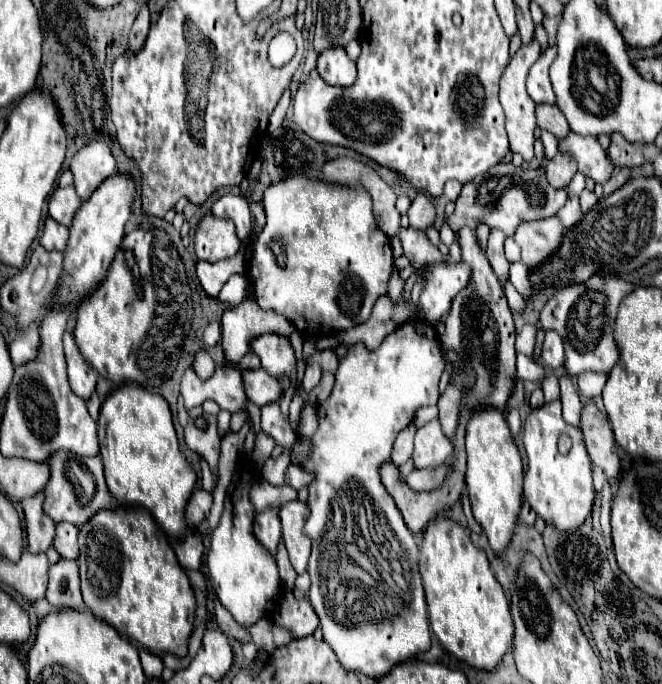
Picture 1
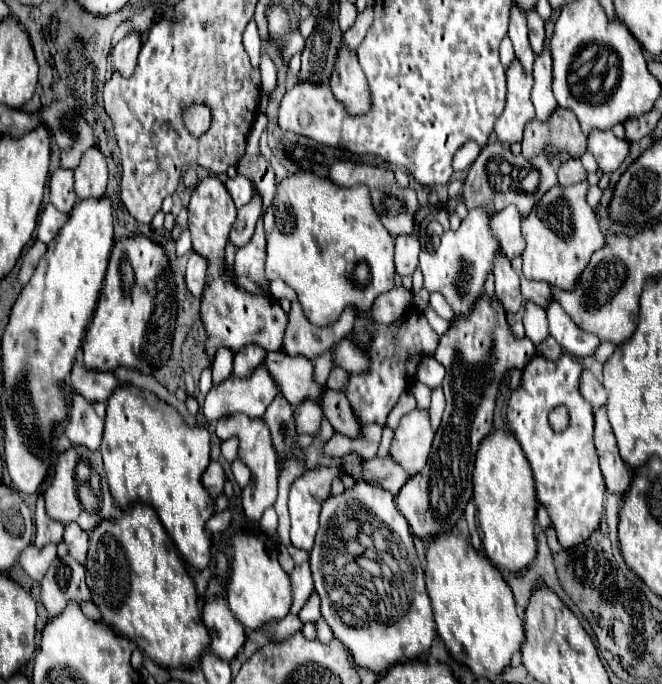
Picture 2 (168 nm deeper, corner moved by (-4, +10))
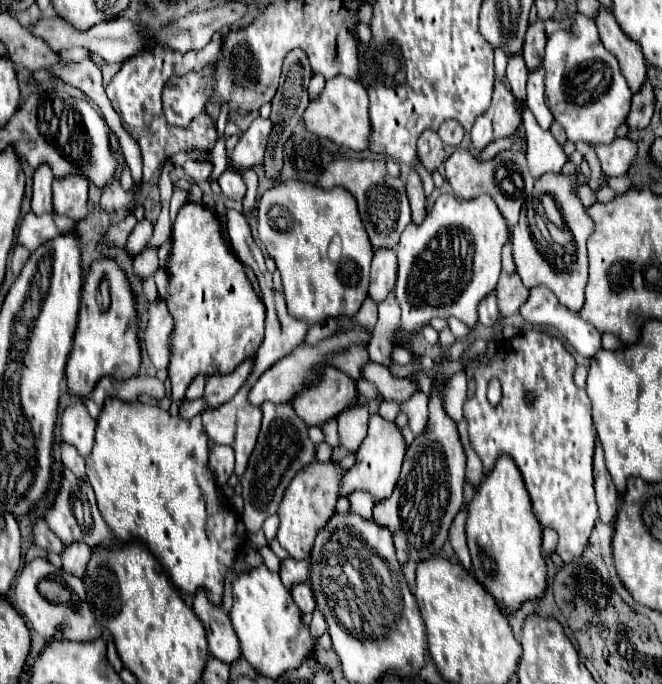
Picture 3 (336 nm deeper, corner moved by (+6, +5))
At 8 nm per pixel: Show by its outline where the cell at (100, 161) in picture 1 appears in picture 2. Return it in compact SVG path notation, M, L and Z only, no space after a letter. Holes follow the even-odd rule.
M90 147L80 165L74 169L74 191L78 199L100 197L108 185L108 165L106 157L98 147Z

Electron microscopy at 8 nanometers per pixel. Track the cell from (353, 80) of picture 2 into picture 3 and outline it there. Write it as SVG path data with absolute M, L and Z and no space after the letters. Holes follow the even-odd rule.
M334 76L332 80L326 82L326 88L322 96L314 102L304 112L304 122L308 132L314 132L318 136L330 138L338 146L352 148L352 150L366 150L370 144L370 134L372 134L372 124L368 116L368 92L362 82L350 80L346 76Z

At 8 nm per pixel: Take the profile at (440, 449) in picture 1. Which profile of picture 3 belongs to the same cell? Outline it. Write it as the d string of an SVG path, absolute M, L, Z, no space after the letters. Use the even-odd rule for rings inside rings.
M378 414L372 416L368 436L364 438L362 446L356 452L356 464L342 474L338 498L346 498L356 490L364 490L364 492L372 494L374 502L386 500L398 482L404 454L406 454L406 444L402 442L402 436L398 434L398 428L394 426L394 422L386 422Z

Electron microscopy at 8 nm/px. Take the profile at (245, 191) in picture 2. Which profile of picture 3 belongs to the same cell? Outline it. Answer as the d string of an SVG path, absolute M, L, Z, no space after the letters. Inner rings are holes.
M234 170L222 172L218 178L218 184L222 188L222 194L232 200L242 200L246 194L246 184L240 172L234 172Z

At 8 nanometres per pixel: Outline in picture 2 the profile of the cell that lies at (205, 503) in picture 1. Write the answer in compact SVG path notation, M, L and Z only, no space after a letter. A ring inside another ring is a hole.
M212 461L208 465L208 469L202 477L202 485L210 493L210 497L218 497L222 493L222 489L224 489L224 471L216 461Z

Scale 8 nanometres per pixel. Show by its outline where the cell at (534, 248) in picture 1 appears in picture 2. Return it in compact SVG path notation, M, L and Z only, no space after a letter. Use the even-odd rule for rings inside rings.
M582 181L578 185L572 185L568 189L568 195L566 195L564 189L556 187L550 193L544 195L544 199L536 205L536 209L532 213L528 213L522 219L522 237L526 241L522 261L524 261L524 277L526 279L546 281L546 283L550 283L552 287L558 287L558 289L570 289L576 283L576 277L582 273L584 265L588 265L592 253L598 251L600 247L604 247L606 239L604 239L602 231L598 229L598 221L596 221L594 211L586 203L586 191L588 191L586 181ZM566 197L568 197L568 207L570 207L570 227L572 229L570 229L570 235L562 237L554 229L550 229L548 225L544 225L540 215L542 215L542 209L546 209L548 205L556 203L558 199L566 199Z

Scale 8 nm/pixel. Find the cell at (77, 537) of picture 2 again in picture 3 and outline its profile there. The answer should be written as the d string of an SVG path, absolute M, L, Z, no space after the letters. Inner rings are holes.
M74 542L70 546L64 548L62 552L62 562L64 562L64 572L72 574L72 576L78 576L82 578L86 574L86 566L88 566L88 560L92 556L92 548L82 544L82 542Z

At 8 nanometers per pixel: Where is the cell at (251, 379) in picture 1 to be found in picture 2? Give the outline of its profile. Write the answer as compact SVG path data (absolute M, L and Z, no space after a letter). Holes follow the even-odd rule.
M276 351L266 355L264 367L276 381L280 395L284 395L292 405L302 403L306 397L318 399L322 393L322 389L318 389L312 381L314 363L306 357L290 357L282 351Z

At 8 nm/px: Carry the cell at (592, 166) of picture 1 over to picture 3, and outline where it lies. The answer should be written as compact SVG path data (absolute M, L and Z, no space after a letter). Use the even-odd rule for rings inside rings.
M616 138L612 144L602 144L602 146L594 146L594 148L600 158L602 172L606 176L626 174L636 156L636 144L630 138Z

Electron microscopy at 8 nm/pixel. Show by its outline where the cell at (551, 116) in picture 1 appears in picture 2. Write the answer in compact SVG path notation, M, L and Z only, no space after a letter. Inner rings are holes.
M558 107L546 121L530 121L524 130L522 157L534 159L538 155L548 157L548 147L556 153L568 153L570 159L578 159L586 151L586 135L570 109Z

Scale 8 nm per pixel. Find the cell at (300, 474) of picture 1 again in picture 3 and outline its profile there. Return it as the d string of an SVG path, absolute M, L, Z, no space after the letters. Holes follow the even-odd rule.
M362 404L348 408L338 416L338 432L340 432L342 446L346 446L352 452L358 450L358 446L362 444L368 432L368 418L370 418L368 408Z

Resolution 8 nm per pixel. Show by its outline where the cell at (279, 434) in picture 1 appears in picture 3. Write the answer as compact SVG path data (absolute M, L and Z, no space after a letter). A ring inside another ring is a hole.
M264 402L262 404L262 430L258 436L258 442L254 446L254 452L248 460L246 472L242 474L242 498L244 498L244 508L242 508L242 520L248 532L258 532L262 528L264 518L270 514L276 514L278 504L294 478L296 472L304 470L314 462L316 456L316 444L308 436L308 426L304 424L302 418L294 414L294 408L290 404L272 404Z

